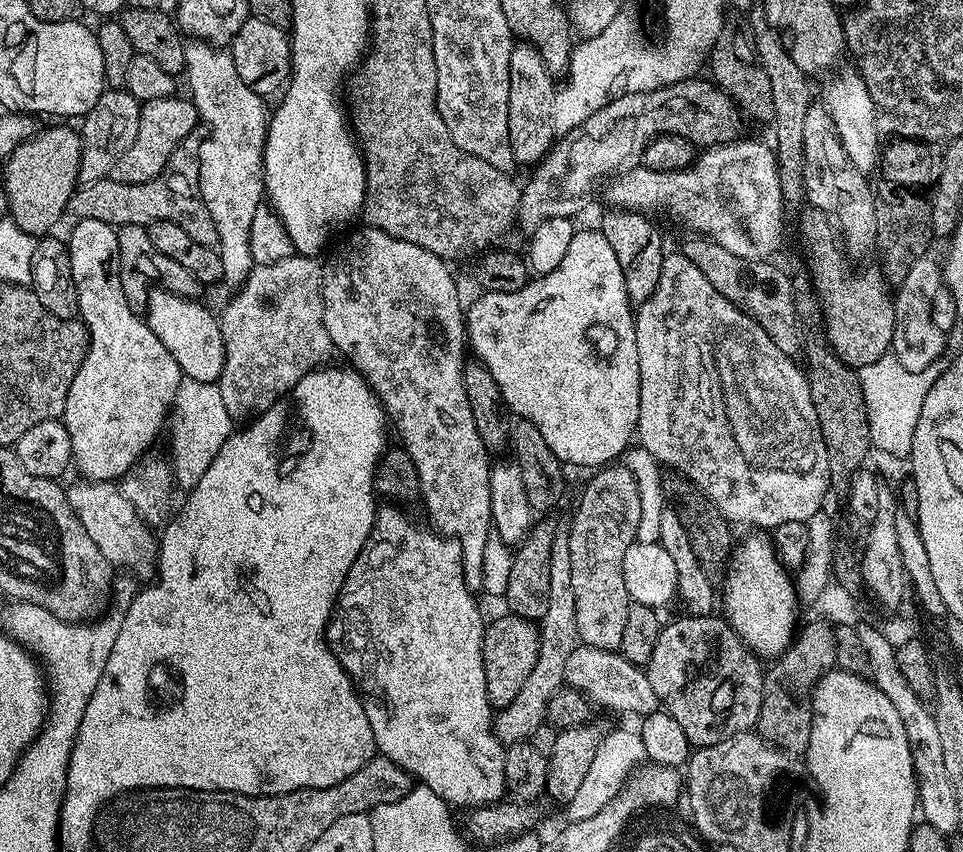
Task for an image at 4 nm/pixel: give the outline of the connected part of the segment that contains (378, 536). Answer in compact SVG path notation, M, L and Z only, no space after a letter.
M377 507L376 521L372 523L370 534L342 582L340 594L336 598L334 618L328 621L326 643L338 658L341 666L348 671L348 677L352 679L356 691L360 694L360 702L364 705L364 713L370 722L370 730L374 730L374 742L379 755L394 762L409 776L419 781L423 787L434 790L434 794L438 794L448 805L455 806L457 809L460 807L464 808L463 810L471 810L482 808L485 804L499 804L506 796L506 762L504 761L506 748L496 739L496 733L493 731L494 712L486 694L486 672L482 662L482 642L486 619L484 620L475 598L472 597L475 595L464 582L460 547L456 540L441 536L431 527L423 528L422 525L407 520L400 513L403 511L399 507L388 507L392 508Z

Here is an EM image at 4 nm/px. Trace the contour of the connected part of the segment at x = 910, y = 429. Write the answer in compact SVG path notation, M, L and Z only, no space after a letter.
M889 354L878 358L878 362L870 362L870 366L859 369L862 398L866 402L866 414L870 426L870 438L873 449L888 456L911 457L914 430L918 426L918 418L922 414L922 402L926 402L926 394L930 394L930 386L944 373L946 364L943 359L935 360L926 370L911 374L902 374L900 363L895 356Z

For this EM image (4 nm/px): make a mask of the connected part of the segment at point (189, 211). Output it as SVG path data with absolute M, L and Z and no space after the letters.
M197 126L181 140L164 171L151 178L140 178L135 182L124 178L105 178L98 182L80 184L70 198L68 212L74 214L76 220L94 218L94 222L106 222L113 226L147 226L154 222L174 222L182 226L182 230L186 230L186 234L190 234L194 242L216 248L218 230L200 193L200 141L205 135L205 129Z

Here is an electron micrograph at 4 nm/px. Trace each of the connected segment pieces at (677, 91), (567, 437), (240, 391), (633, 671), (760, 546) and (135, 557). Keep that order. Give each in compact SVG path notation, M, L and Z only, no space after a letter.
M686 78L682 82L677 84L671 84L665 88L655 88L649 92L628 92L624 96L619 96L617 100L611 100L606 106L602 106L602 110L594 110L594 114L590 114L586 118L586 122L582 122L578 126L574 126L566 133L563 133L549 147L548 151L540 157L539 163L531 169L532 177L528 181L523 181L522 187L520 189L520 205L516 207L516 224L518 228L524 231L524 234L531 234L534 229L538 226L542 226L542 222L546 222L550 218L576 218L576 215L580 212L580 207L584 204L584 199L591 194L596 188L596 183L601 180L601 182L607 181L609 178L615 178L622 172L628 172L631 168L637 167L641 163L644 157L644 151L646 146L654 139L659 136L681 136L686 138L693 146L711 146L714 144L729 144L730 141L737 139L741 135L740 132L740 116L742 117L741 109L738 107L736 100L732 98L727 92L722 88L717 88L715 83L711 79L705 78L705 80L700 80L701 78Z
M595 227L577 230L574 238L570 238L570 250L566 250L566 258L558 266L558 270L550 270L545 276L537 275L529 279L521 289L513 293L494 293L481 291L480 297L466 308L466 340L476 351L475 359L483 364L490 374L494 374L494 382L498 382L498 390L504 399L505 409L513 417L534 422L542 438L550 450L560 459L561 465L577 464L580 468L596 470L601 466L611 465L619 461L628 451L636 436L638 422L638 402L640 401L640 379L638 378L638 342L636 341L636 318L633 305L626 294L626 278L622 274L622 266L618 266L618 258L614 255L614 246L606 242L606 238Z
M293 254L281 260L269 259L267 264L255 265L252 273L244 279L243 284L235 289L235 292L236 297L225 306L224 313L221 311L218 316L222 330L222 342L224 343L224 365L218 385L222 394L222 403L226 406L226 410L229 411L233 421L248 422L257 416L261 416L266 410L270 410L270 406L274 406L274 402L278 402L284 396L289 395L292 387L302 378L306 378L306 374L310 374L315 368L327 365L331 361L328 359L334 356L334 349L330 334L326 334L326 322L322 318L324 303L322 302L322 264L319 259L299 254Z
M581 643L566 662L564 683L587 696L593 705L601 704L612 712L633 712L636 718L649 716L657 711L658 701L648 681L647 671L641 665L632 664L619 651L598 650Z
M764 534L754 535L758 536L748 536L741 544L739 541L733 547L730 563L726 568L728 577L724 580L724 592L722 588L723 615L728 625L740 635L741 640L757 657L775 658L787 650L798 628L796 586L789 569L777 556L769 537Z
M81 479L80 484L67 485L66 491L68 501L86 534L90 534L90 539L94 541L94 546L102 550L102 558L106 558L109 564L124 568L129 568L132 572L137 572L141 576L141 581L148 582L156 574L156 558L158 555L158 540L154 535L153 529L147 520L144 519L140 511L124 497L123 491L115 483L107 480L86 480Z

